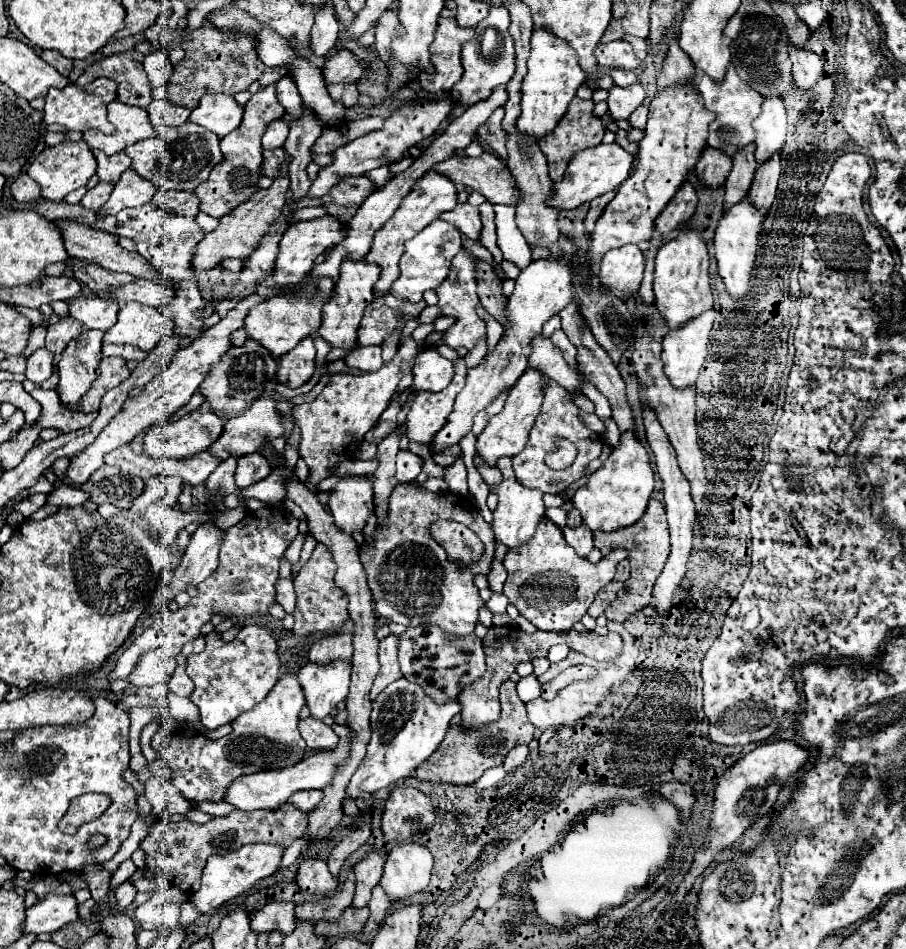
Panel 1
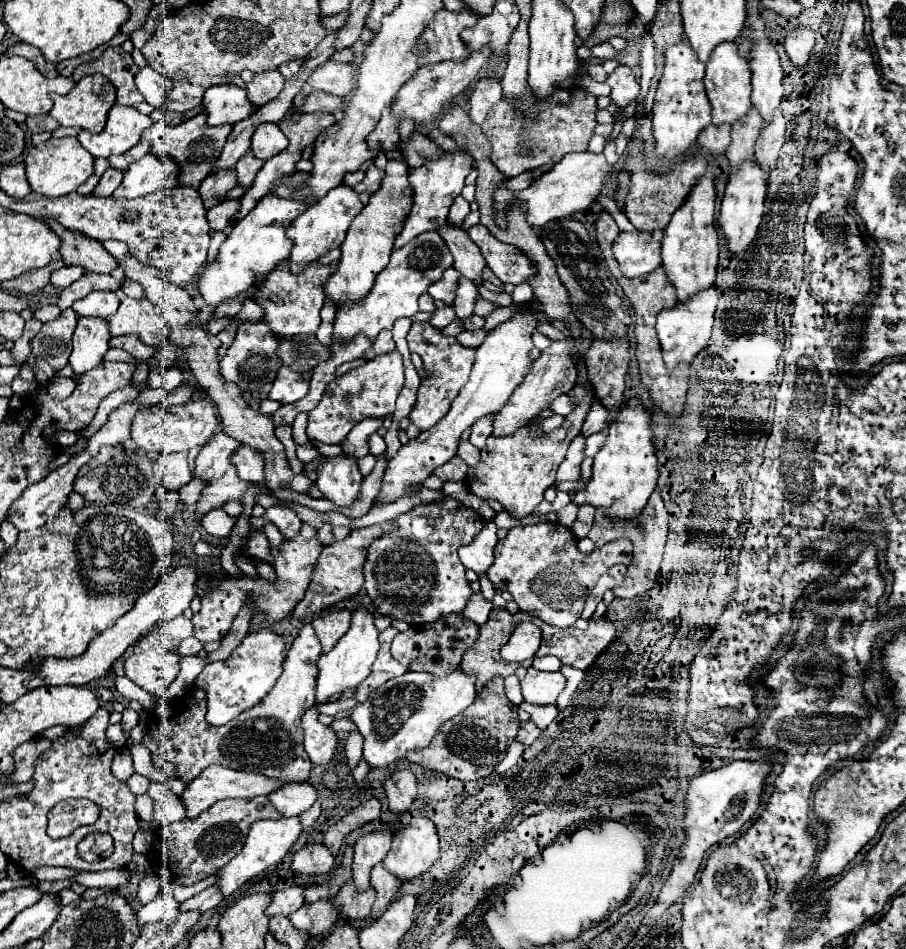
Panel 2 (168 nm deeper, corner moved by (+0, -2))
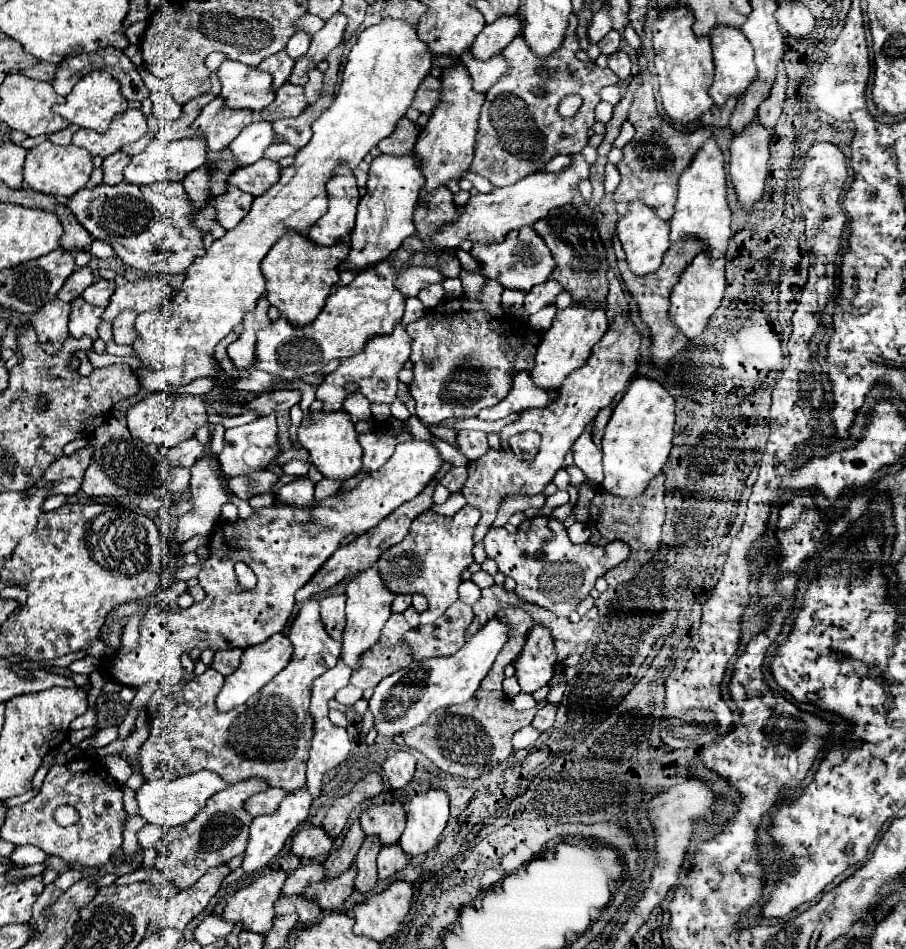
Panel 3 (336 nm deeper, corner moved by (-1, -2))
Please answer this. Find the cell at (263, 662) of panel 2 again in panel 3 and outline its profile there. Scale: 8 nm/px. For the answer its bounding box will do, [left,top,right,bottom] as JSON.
[217,634,293,712]

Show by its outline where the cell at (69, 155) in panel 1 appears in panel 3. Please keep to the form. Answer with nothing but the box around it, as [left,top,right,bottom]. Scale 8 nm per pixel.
[23,140,93,196]

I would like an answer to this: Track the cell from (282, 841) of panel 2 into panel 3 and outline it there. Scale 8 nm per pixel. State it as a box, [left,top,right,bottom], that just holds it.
[243,784,311,874]

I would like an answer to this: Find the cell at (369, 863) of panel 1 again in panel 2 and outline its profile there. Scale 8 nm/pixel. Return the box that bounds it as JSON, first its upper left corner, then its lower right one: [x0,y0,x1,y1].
[354,832,392,892]

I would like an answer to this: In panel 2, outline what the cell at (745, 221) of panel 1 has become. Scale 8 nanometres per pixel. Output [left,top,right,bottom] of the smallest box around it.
[718,162,768,254]

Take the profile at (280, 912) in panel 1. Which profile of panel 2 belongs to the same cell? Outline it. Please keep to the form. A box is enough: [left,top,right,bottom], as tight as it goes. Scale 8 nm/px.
[266,886,304,918]

